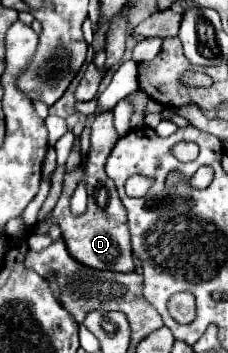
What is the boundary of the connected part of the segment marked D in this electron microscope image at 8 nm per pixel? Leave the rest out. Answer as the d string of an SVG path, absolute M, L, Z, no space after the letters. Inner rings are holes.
M105 112L105 114L95 116L95 120L91 122L91 148L89 148L85 166L79 166L71 174L65 176L63 194L57 202L57 206L53 208L53 216L61 226L69 254L73 254L73 258L77 258L81 264L95 268L95 270L133 272L135 262L133 262L133 252L131 252L131 242L129 242L127 212L117 196L115 184L105 174L105 162L107 162L107 156L111 154L115 142L117 142L117 132L113 128L113 114ZM81 180L85 180L89 200L87 200L87 210L81 216L75 216L75 214L71 214L69 200L73 196L75 186Z

